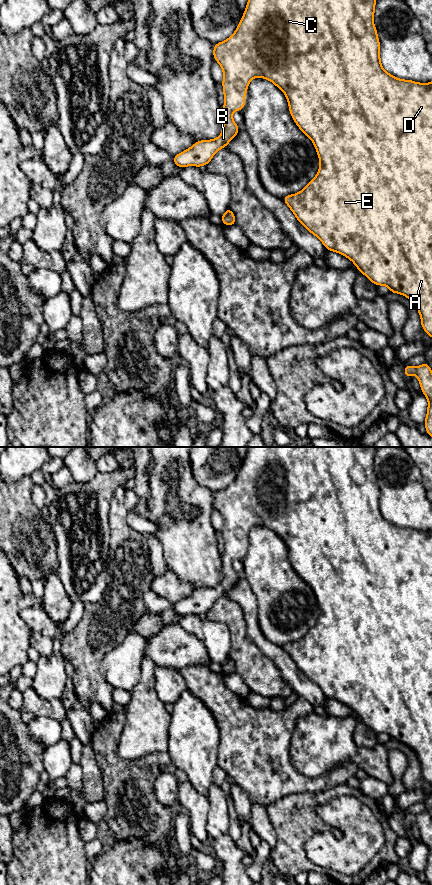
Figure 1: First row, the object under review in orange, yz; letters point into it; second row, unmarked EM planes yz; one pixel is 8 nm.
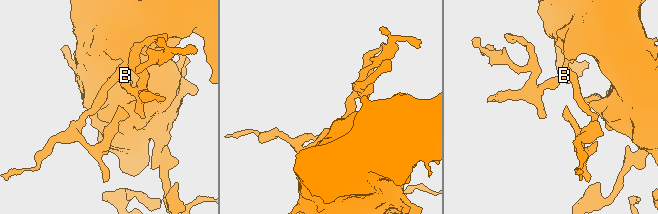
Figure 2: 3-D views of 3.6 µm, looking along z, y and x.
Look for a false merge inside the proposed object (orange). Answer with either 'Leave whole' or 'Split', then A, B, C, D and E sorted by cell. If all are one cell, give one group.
Leave whole. Groups: A B C D E

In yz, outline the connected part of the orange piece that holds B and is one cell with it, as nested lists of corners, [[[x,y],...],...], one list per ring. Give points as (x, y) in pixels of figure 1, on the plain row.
[[[249,447],[237,477],[227,488],[214,493],[214,508],[223,517],[224,556],[222,557],[223,578],[213,588],[197,589],[187,598],[174,604],[177,615],[206,614],[214,602],[237,583],[239,575],[233,568],[232,560],[245,556],[245,542],[249,530],[261,525],[271,529],[284,540],[291,564],[313,590],[320,609],[317,623],[297,642],[282,647],[292,658],[297,668],[314,684],[318,685],[325,696],[349,706],[358,719],[363,721],[376,734],[385,733],[391,741],[399,741],[410,747],[417,755],[423,778],[432,785],[432,530],[417,531],[412,528],[398,527],[381,513],[380,490],[373,470],[376,447]]]

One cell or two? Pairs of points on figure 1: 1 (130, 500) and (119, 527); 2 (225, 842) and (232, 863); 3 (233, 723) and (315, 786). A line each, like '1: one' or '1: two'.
1: two
2: one
3: one

